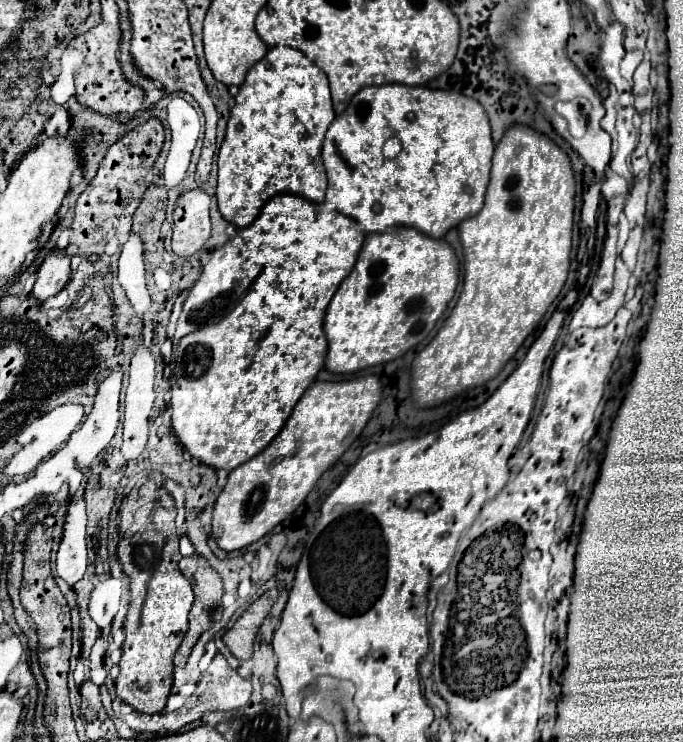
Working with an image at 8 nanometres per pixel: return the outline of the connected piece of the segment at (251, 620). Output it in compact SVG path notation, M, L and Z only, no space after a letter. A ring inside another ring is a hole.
M277 588L267 590L265 594L261 594L243 614L241 618L235 622L235 626L231 630L225 632L223 642L225 646L231 650L231 654L237 660L249 660L253 654L253 644L255 644L255 636L263 624L263 620L267 618L271 606L277 600Z

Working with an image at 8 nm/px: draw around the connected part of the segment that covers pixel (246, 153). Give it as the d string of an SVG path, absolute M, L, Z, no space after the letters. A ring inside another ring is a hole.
M275 46L255 64L239 88L227 122L225 142L219 150L217 202L221 216L239 226L249 226L263 204L277 194L303 196L323 202L327 176L321 159L321 142L335 112L325 72L297 48Z

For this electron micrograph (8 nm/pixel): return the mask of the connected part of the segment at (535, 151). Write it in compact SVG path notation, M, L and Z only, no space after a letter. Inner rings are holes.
M529 126L511 128L495 148L485 206L477 216L463 220L457 228L465 256L465 276L459 300L437 336L411 364L411 398L417 408L433 408L453 400L469 388L483 386L503 370L525 338L537 328L569 274L573 198L575 178L567 154Z

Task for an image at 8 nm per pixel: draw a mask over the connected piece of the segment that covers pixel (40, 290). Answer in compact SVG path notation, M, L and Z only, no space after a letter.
M65 250L59 252L49 252L45 262L41 264L37 272L37 280L33 284L33 298L37 302L45 302L47 298L55 296L71 278L71 268L69 268L71 258L67 256Z

